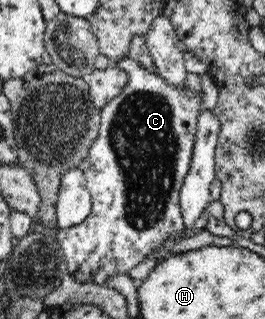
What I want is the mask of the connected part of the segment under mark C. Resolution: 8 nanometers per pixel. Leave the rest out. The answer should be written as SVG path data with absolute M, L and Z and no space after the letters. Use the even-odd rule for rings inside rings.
M121 56L111 63L125 71L127 84L111 102L101 110L97 138L89 148L89 168L84 171L86 188L92 197L89 216L72 228L59 229L55 238L66 260L67 274L77 283L105 286L114 276L126 274L143 263L152 251L157 251L163 240L174 232L185 230L180 212L180 194L184 176L189 170L192 150L196 139L196 124L201 97L188 87L175 88L149 68L143 68L130 56Z

